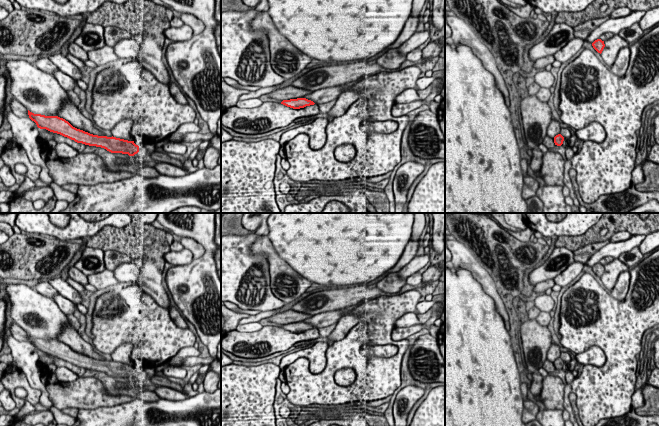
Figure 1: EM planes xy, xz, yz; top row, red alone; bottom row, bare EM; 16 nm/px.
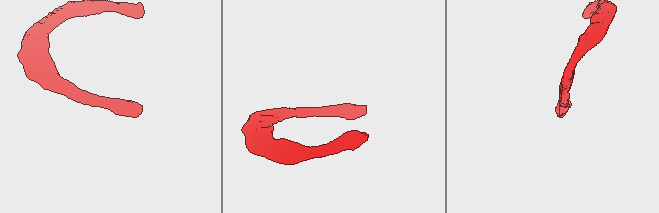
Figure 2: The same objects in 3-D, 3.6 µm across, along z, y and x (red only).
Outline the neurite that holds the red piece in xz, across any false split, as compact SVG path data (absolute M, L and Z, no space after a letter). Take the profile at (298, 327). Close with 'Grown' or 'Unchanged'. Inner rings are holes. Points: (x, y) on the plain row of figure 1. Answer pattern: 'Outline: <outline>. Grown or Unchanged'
Outline: M290 309L266 318L264 323L278 323L282 325L281 328L287 331L300 333L315 328L313 325L305 322L306 319L309 319L312 316L313 315L296 312Z. Grown

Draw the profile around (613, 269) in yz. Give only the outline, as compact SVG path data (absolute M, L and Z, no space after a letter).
M614 258L610 263L604 265L605 271L601 277L601 281L606 289L612 290L618 280L618 276L624 272L629 271L630 268L619 260Z

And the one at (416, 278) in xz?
M416 272L415 274L411 275L406 279L406 284L413 285L413 284L419 284L422 282L422 274L419 272Z

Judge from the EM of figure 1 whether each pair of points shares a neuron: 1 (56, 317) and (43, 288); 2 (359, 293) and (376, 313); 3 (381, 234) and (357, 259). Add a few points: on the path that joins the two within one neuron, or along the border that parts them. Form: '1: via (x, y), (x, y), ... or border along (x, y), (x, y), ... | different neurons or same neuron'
1: border along (34, 289), (51, 298) | different neurons
2: border along (381, 295), (367, 299), (360, 304) | different neurons
3: via (375, 240), (362, 253) | same neuron

